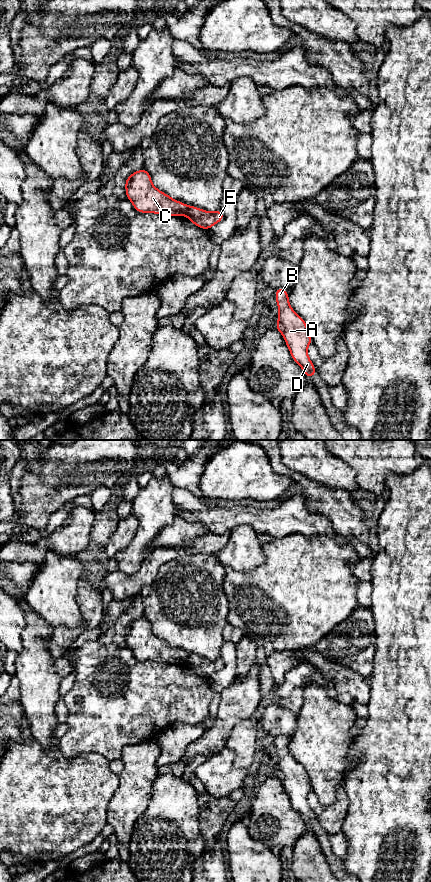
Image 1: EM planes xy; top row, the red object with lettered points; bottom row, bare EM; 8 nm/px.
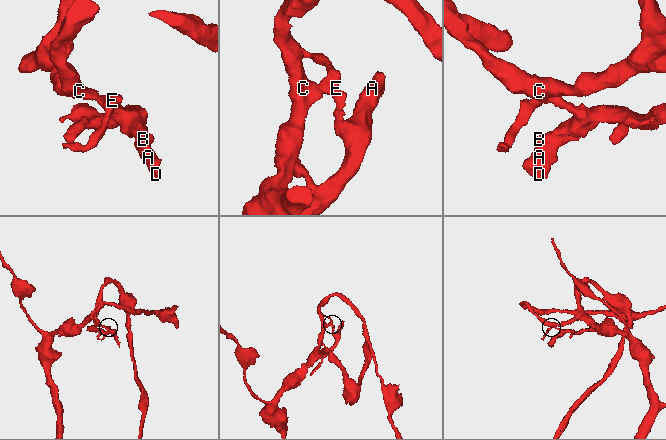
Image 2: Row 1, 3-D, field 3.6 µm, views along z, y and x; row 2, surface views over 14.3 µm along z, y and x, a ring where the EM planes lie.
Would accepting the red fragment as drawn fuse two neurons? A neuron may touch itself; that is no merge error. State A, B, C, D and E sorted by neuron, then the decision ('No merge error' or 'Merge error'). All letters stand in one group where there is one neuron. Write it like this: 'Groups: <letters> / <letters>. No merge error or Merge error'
Groups: A B D E / C. Merge error

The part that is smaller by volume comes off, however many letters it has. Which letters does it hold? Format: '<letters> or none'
A, B, D, E

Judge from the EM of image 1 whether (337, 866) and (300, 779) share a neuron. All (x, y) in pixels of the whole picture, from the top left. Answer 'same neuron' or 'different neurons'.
same neuron

